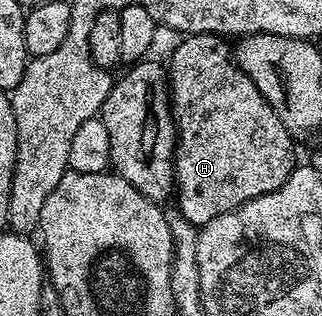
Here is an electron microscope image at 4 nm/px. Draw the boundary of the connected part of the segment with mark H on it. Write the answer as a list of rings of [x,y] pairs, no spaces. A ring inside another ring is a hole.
[[[189,35],[180,38],[180,40],[180,43],[175,47],[175,52],[171,55],[171,67],[169,63],[169,90],[177,132],[175,140],[175,185],[177,188],[177,199],[179,195],[177,211],[178,214],[187,218],[190,223],[194,223],[196,228],[201,228],[209,221],[213,221],[213,217],[221,217],[221,213],[229,213],[233,209],[245,205],[245,201],[253,201],[253,197],[261,197],[265,193],[273,193],[273,189],[280,187],[297,166],[297,160],[295,160],[297,143],[285,129],[281,117],[277,117],[277,113],[273,113],[273,105],[269,105],[269,101],[265,101],[265,97],[261,97],[257,85],[253,85],[253,81],[248,75],[237,66],[233,58],[232,48],[229,46],[226,38],[217,35]]]

